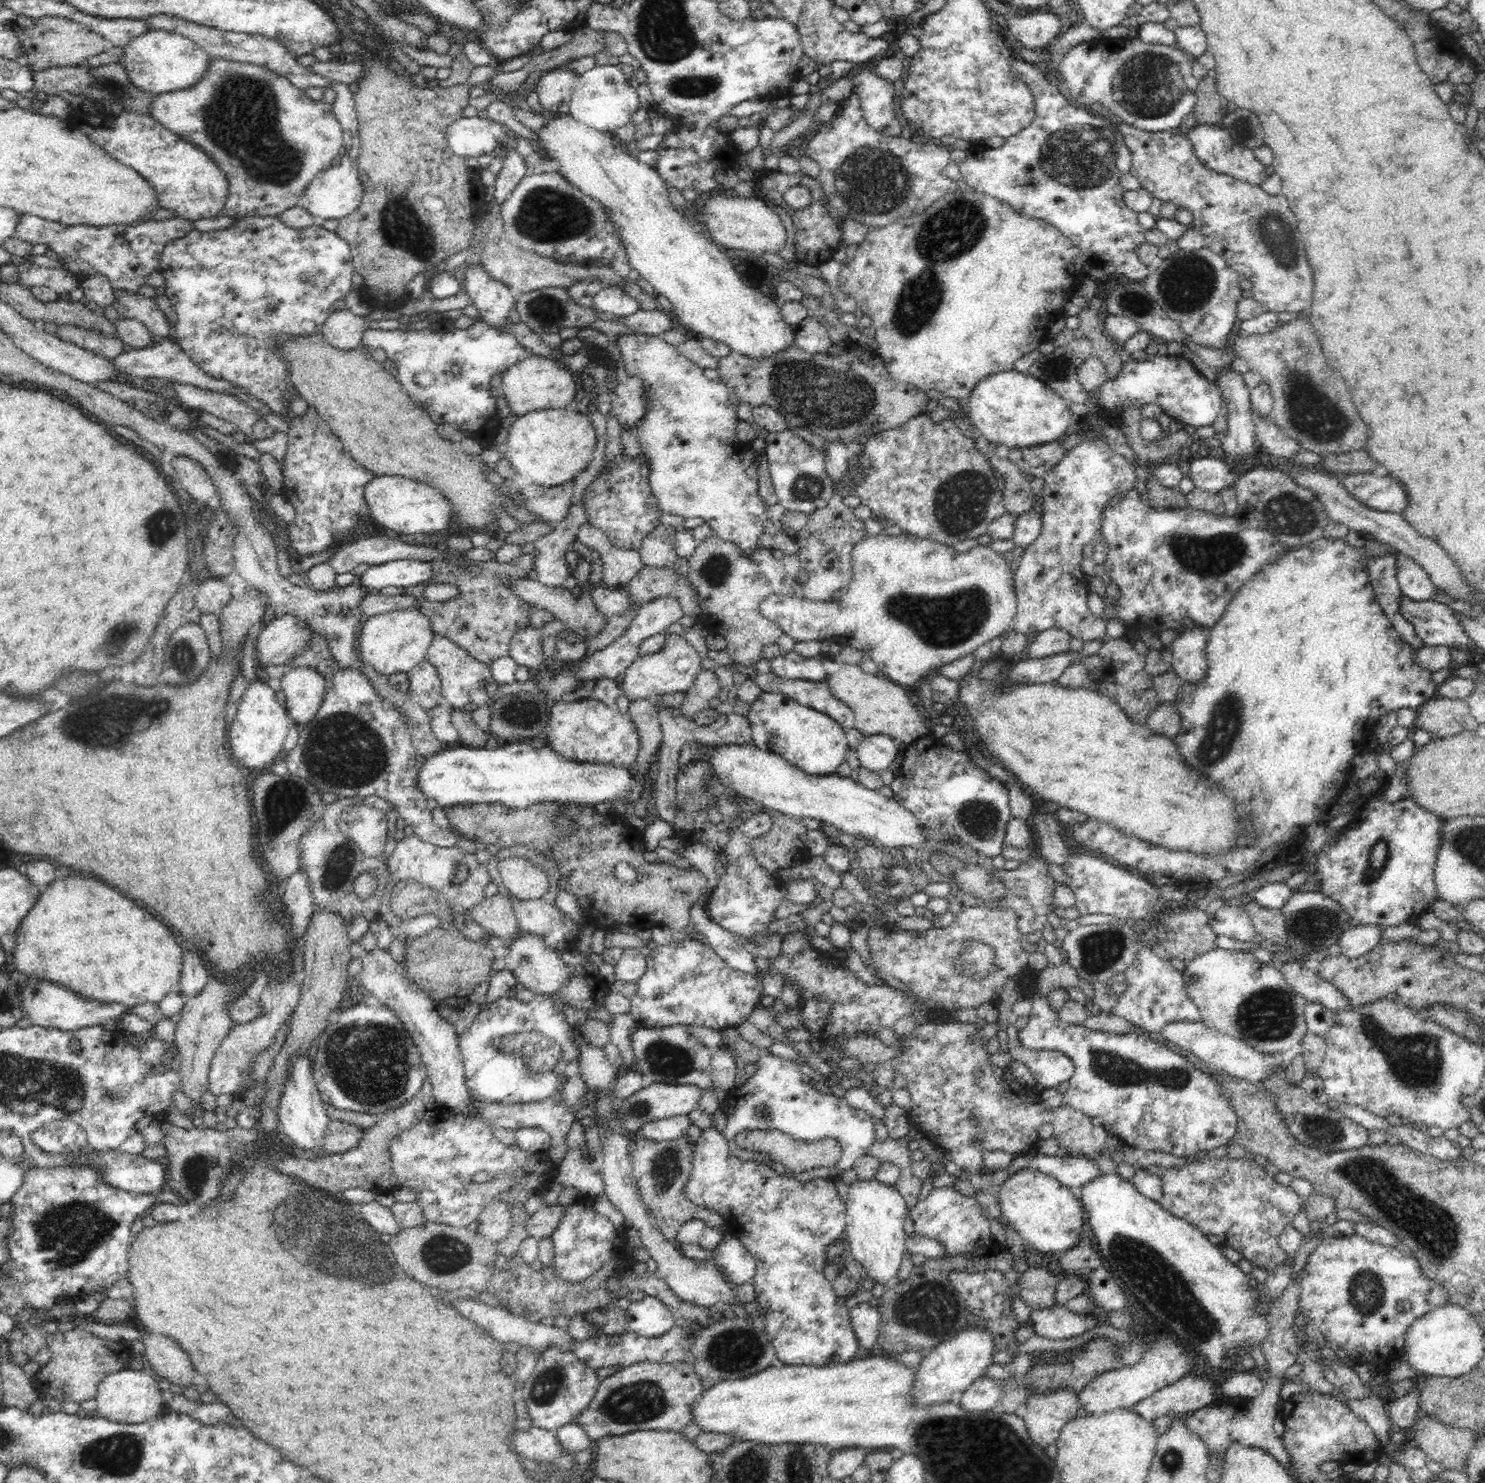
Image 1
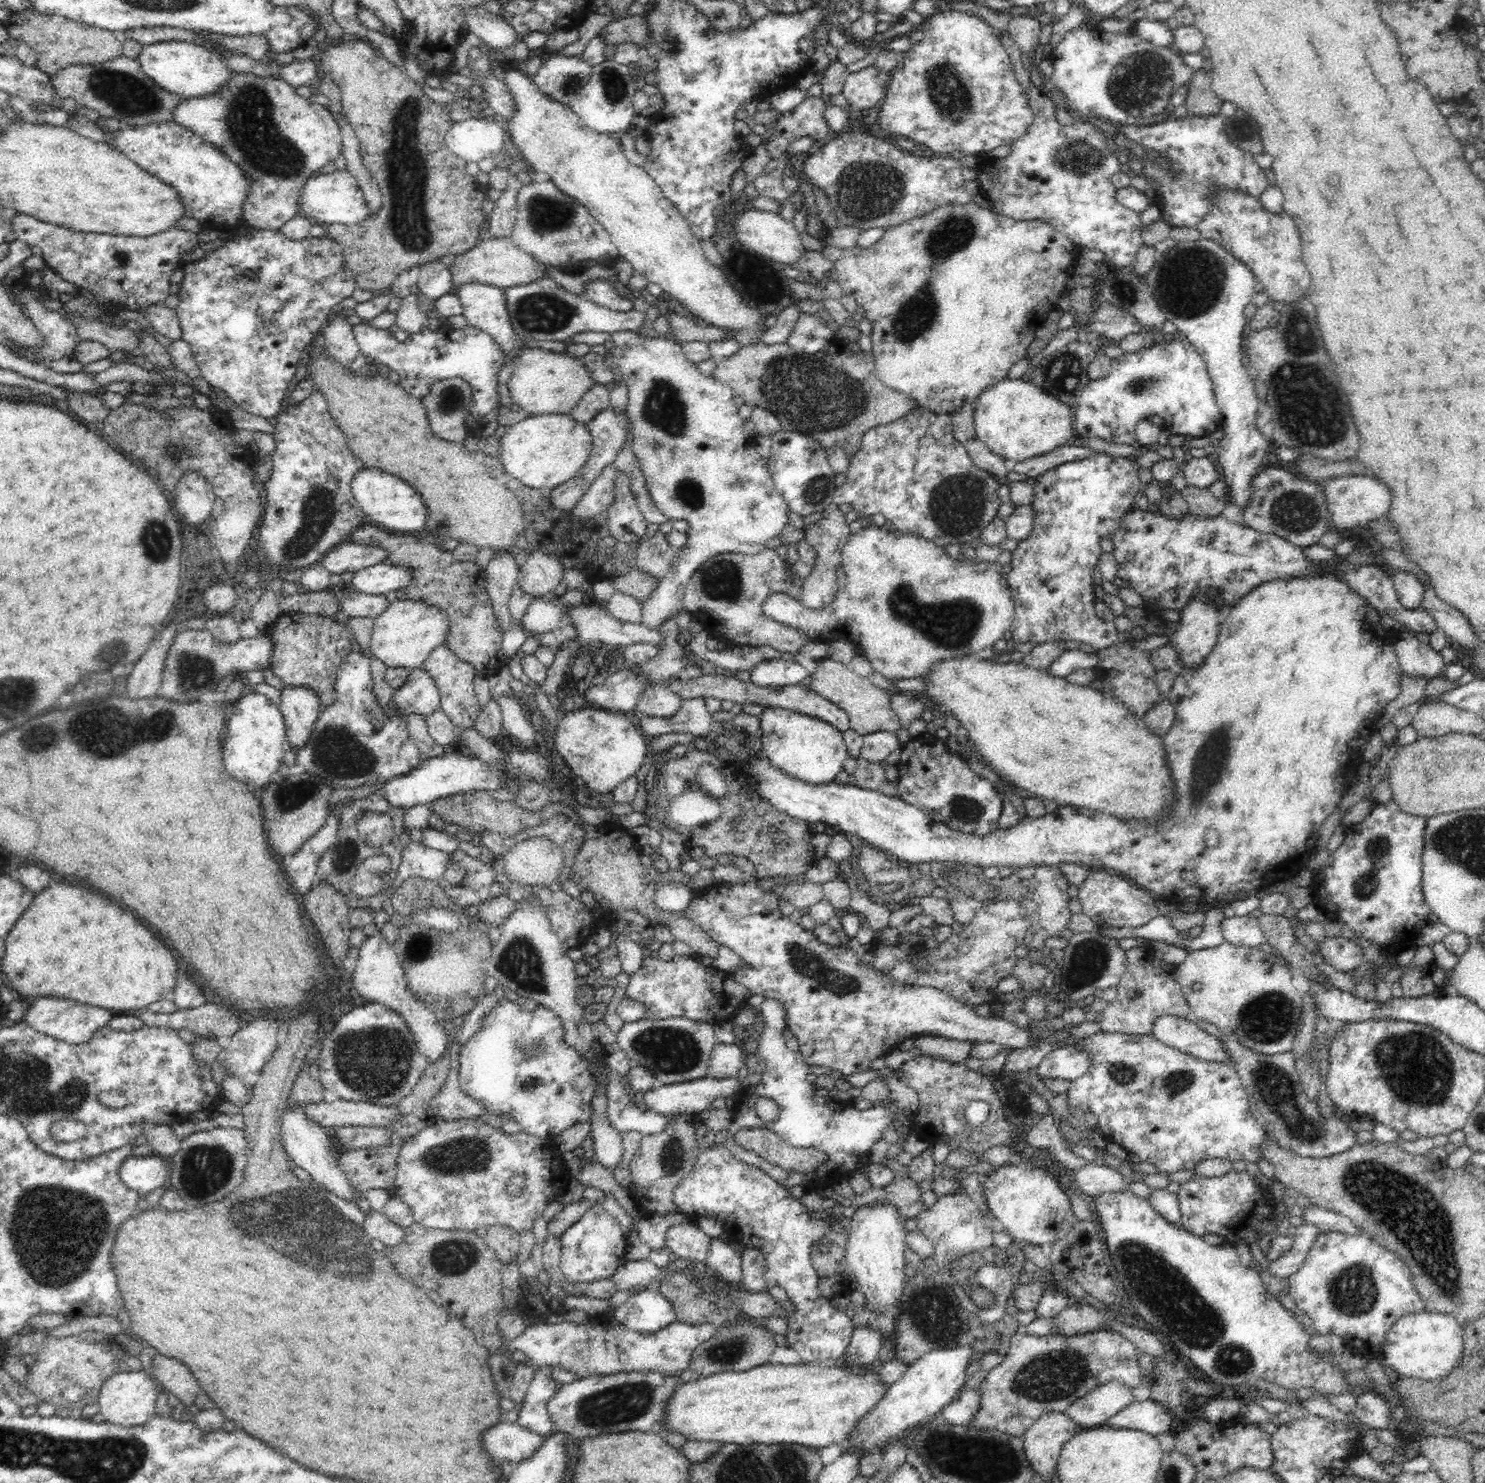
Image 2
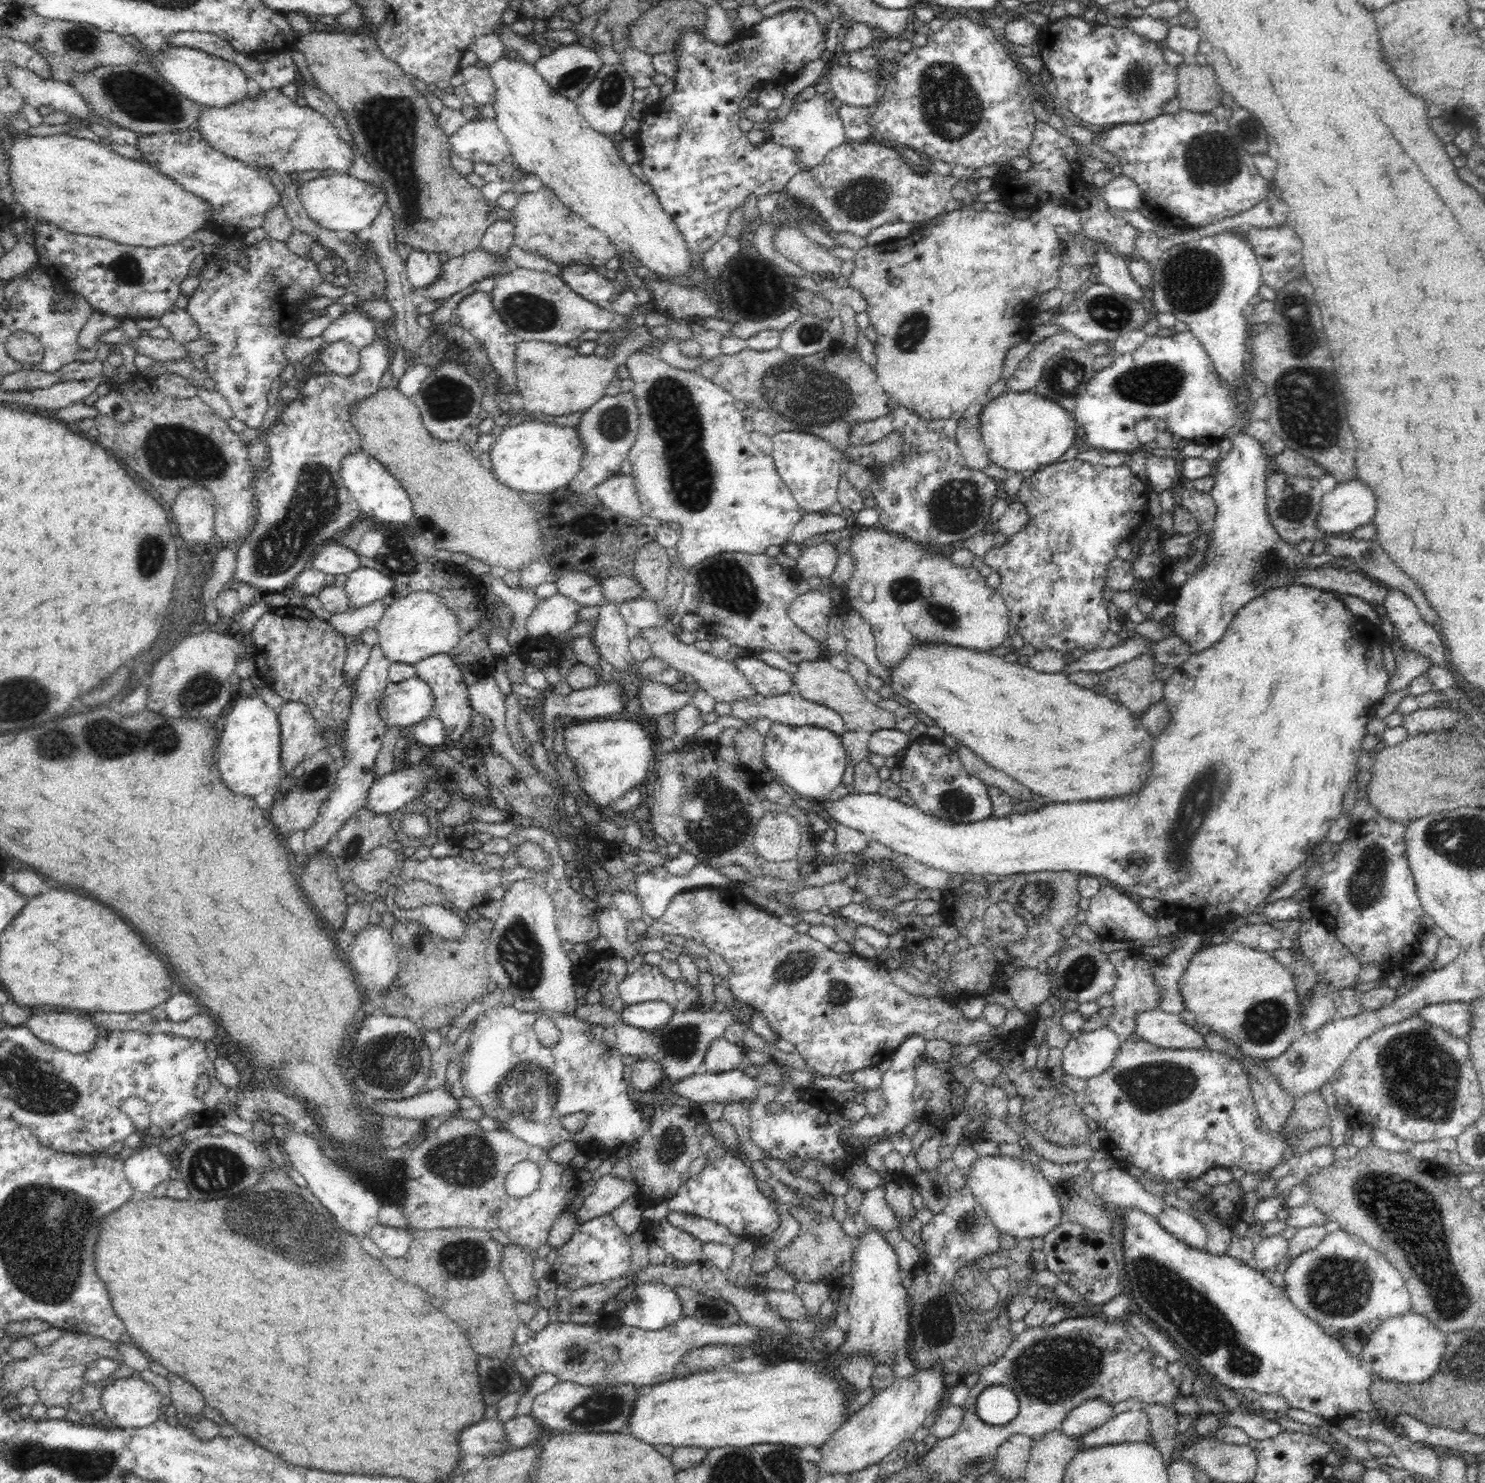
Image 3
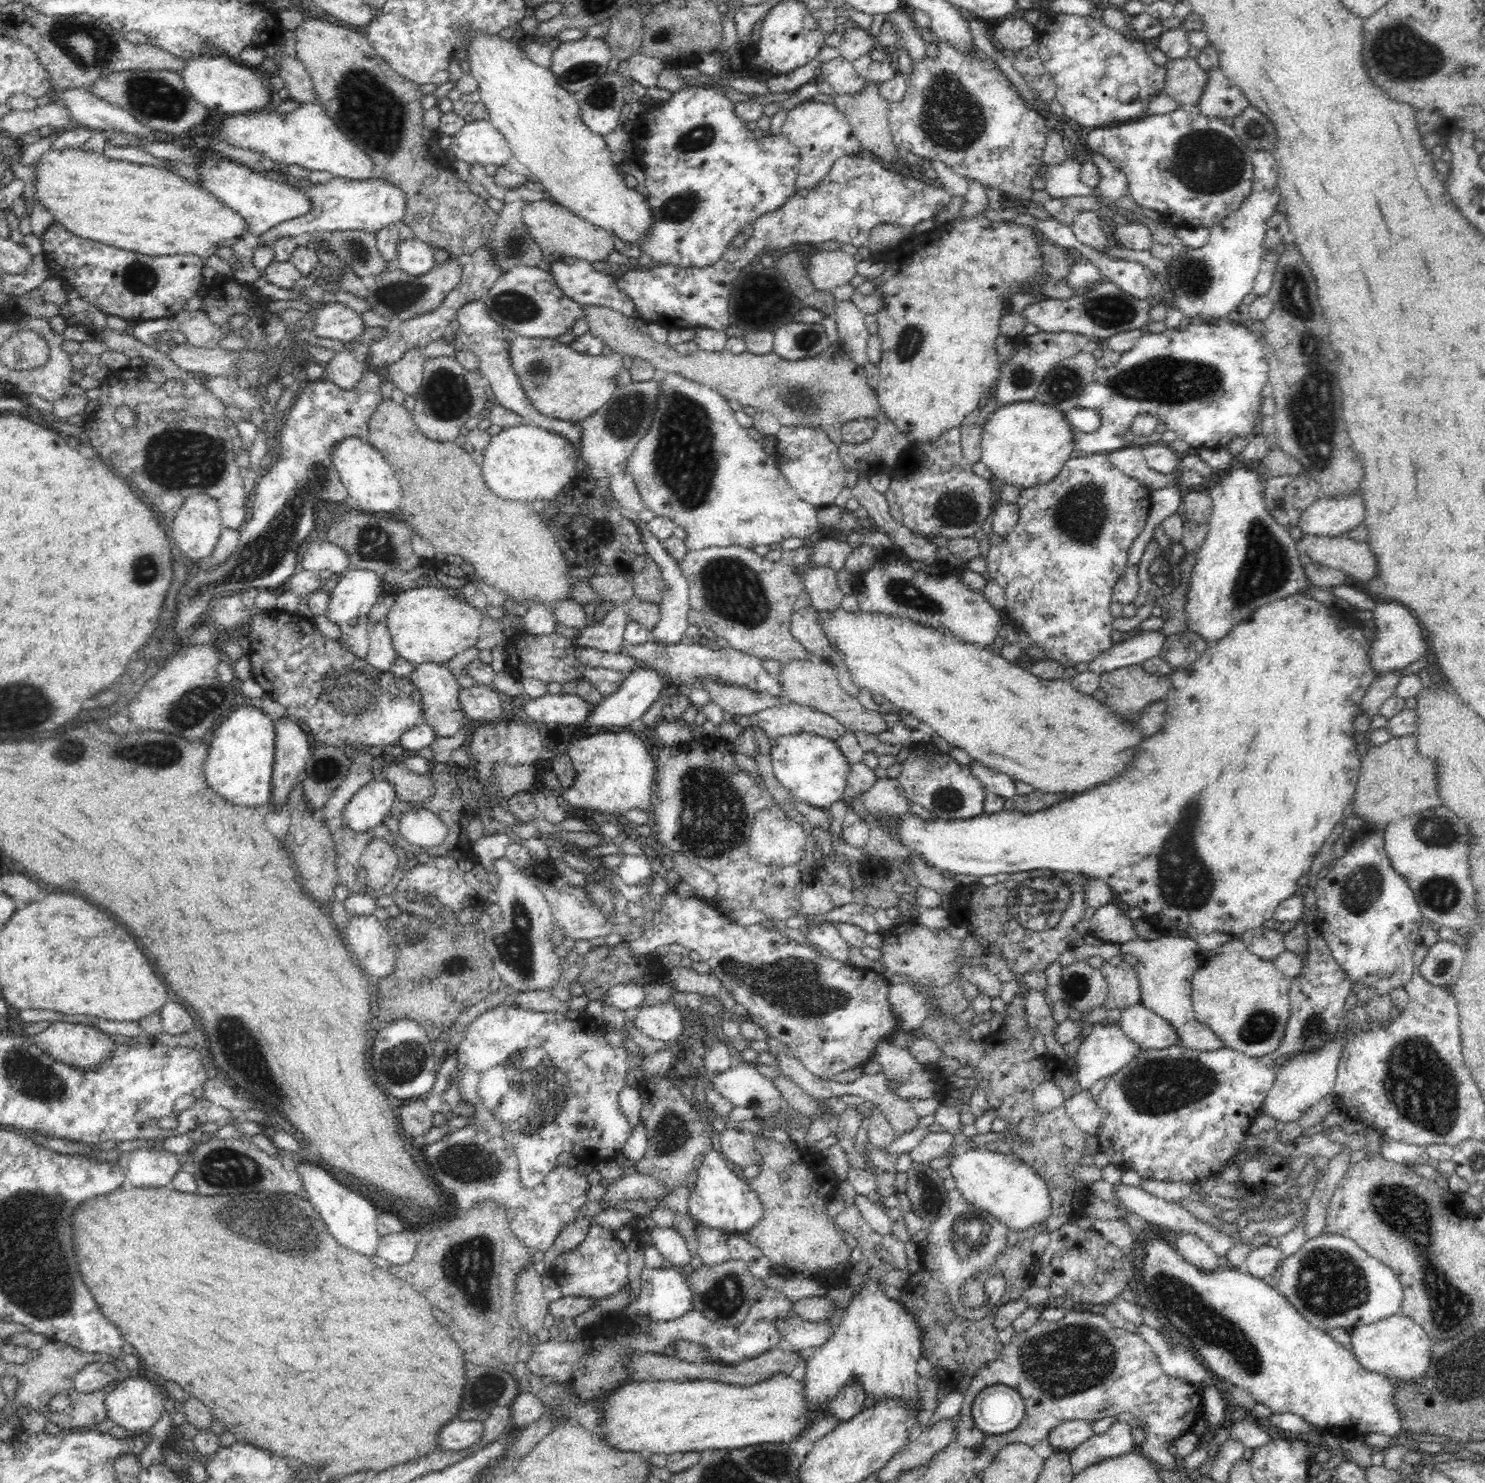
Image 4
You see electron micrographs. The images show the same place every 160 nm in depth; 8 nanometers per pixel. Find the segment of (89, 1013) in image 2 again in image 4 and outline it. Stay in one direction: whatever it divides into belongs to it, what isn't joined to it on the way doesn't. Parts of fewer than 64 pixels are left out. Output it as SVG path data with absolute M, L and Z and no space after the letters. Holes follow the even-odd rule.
M62 1021L51 1022L50 1026L34 1036L32 1042L52 1060L69 1064L82 1072L102 1066L117 1046L117 1043L114 1043L110 1039L110 1035L104 1031L84 1024L70 1024Z

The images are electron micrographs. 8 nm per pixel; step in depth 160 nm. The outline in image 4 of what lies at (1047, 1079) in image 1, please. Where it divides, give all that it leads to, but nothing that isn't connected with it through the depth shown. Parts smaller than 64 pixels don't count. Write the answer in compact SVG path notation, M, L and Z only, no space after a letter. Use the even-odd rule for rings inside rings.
M1117 1024L1111 1025L1093 1025L1087 1033L1082 1036L1082 1042L1075 1056L1075 1064L1077 1067L1078 1084L1082 1089L1089 1089L1100 1078L1109 1078L1112 1074L1116 1074L1120 1068L1124 1068L1126 1064L1140 1052L1141 1048L1132 1040L1130 1040L1124 1031Z

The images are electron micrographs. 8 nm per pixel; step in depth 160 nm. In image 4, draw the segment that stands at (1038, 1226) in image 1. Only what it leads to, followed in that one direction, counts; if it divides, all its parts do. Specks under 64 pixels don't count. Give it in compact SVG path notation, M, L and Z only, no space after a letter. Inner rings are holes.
M986 1148L972 1149L954 1156L948 1167L961 1195L970 1204L996 1217L1009 1230L1024 1232L1050 1214L1052 1200L1046 1183L1034 1168L1014 1155Z

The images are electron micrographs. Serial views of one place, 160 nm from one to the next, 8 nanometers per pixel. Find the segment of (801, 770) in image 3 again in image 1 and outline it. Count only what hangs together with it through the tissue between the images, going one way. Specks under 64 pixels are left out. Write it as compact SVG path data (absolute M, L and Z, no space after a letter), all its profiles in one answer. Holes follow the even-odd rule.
M762 692L758 700L750 706L747 719L752 725L754 744L760 749L777 754L785 758L792 766L803 770L812 776L832 776L836 774L838 766L846 760L847 735L845 728L841 727L835 720L827 714L818 712L806 705L798 704L795 700L778 694L777 692Z

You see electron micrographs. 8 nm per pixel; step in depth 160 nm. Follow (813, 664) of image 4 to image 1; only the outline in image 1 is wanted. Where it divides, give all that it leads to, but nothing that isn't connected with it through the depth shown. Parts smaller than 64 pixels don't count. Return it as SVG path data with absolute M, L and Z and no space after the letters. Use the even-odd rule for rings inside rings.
M840 664L838 671L825 678L834 698L841 700L854 711L854 728L865 737L888 735L907 745L924 742L930 738L931 722L925 717L922 706L908 699L905 687L878 675L870 675L859 665Z

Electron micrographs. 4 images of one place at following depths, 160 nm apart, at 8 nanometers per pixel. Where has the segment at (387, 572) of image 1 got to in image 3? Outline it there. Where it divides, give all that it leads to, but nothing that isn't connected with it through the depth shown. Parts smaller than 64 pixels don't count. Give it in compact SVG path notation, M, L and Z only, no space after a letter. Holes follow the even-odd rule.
M357 568L347 574L347 579L343 585L348 599L349 606L360 608L377 602L392 592L395 584L393 580L379 570L373 568Z

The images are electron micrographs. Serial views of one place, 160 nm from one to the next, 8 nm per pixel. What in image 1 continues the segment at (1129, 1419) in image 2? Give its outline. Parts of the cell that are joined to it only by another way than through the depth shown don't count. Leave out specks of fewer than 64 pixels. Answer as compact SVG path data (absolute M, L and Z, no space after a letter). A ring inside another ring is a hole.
M1190 1375L1165 1386L1131 1406L1131 1411L1152 1423L1160 1416L1183 1416L1215 1402L1219 1385L1209 1377Z

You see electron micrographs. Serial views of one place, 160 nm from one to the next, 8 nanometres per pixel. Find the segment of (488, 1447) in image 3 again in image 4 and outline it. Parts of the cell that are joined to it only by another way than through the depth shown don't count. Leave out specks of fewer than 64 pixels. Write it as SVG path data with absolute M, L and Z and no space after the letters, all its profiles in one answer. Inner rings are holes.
M456 1418L440 1430L437 1445L440 1446L440 1449L461 1451L482 1439L482 1432L484 1432L484 1425L481 1421Z

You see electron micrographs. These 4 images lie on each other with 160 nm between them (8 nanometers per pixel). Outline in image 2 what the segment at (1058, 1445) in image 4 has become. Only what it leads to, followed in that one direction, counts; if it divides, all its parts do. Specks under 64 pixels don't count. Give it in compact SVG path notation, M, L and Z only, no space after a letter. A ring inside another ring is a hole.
M1110 1380L1092 1388L1086 1396L1074 1400L1065 1410L1079 1429L1088 1429L1104 1425L1108 1417L1118 1414L1124 1407L1134 1402L1132 1391L1119 1380Z

